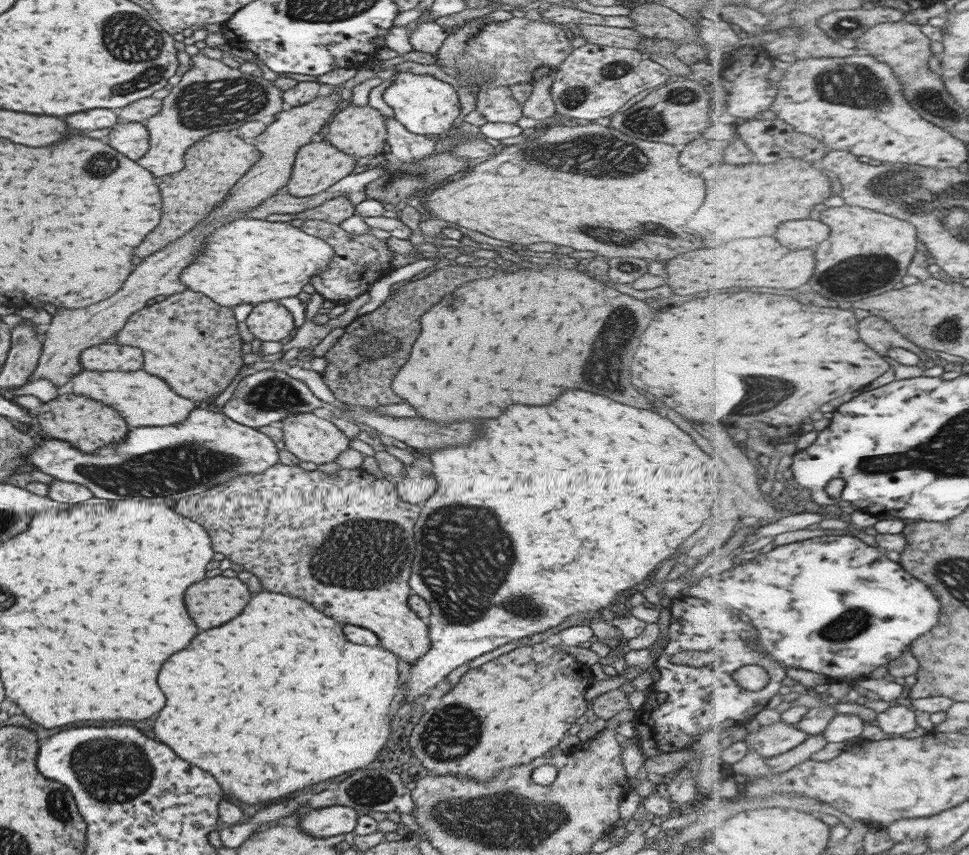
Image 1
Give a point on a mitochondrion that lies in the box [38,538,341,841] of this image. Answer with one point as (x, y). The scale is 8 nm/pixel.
(113, 767)

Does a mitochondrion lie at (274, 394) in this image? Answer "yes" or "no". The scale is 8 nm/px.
yes

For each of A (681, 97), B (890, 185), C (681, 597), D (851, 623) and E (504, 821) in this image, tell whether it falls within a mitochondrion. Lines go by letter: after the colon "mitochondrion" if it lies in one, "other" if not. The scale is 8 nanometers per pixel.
A: mitochondrion
B: mitochondrion
C: other
D: mitochondrion
E: mitochondrion

